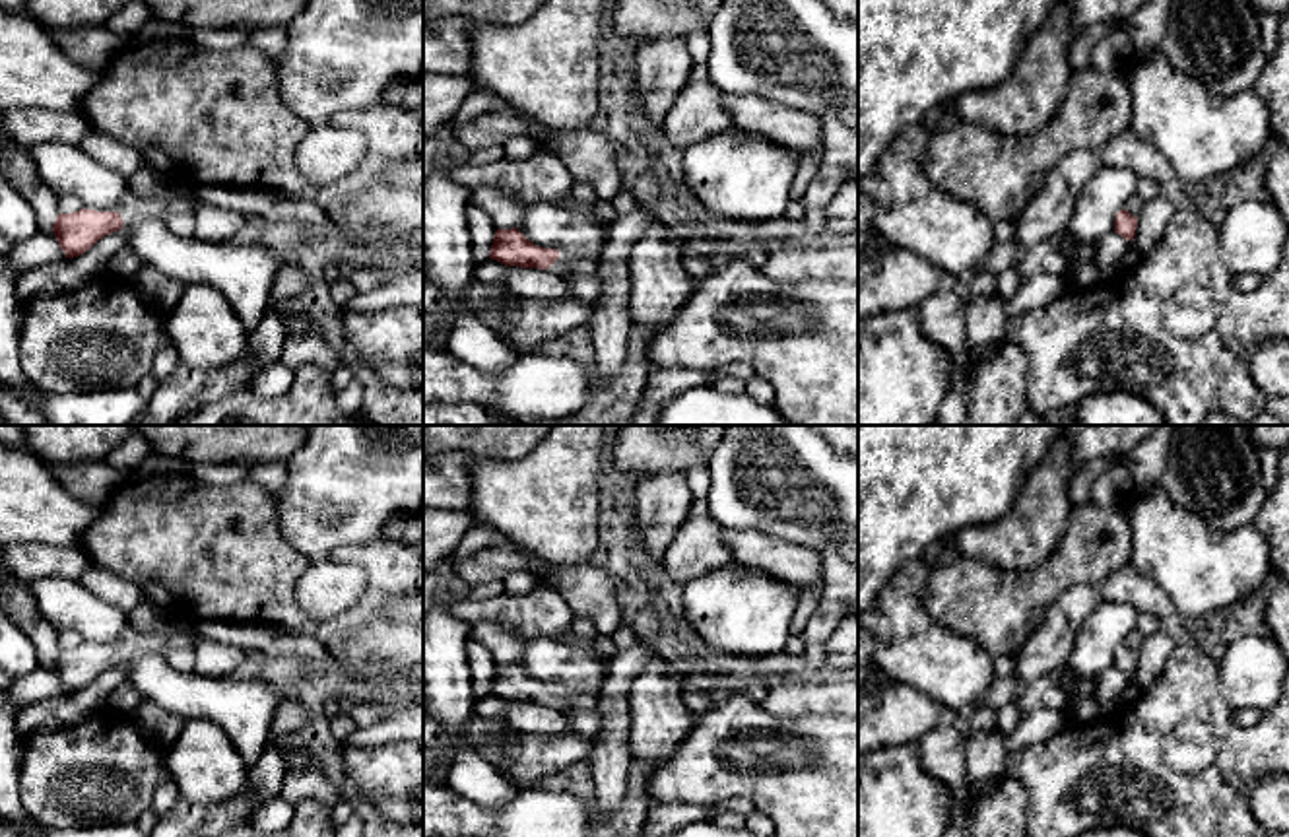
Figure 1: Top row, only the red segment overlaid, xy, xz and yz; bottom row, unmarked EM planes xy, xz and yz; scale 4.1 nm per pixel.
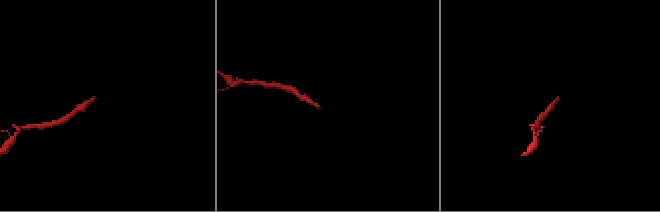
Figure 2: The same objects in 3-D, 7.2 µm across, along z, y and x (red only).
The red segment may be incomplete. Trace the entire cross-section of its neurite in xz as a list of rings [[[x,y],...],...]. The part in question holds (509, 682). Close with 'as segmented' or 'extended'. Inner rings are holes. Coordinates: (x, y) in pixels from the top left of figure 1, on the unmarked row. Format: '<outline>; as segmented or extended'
[[[516,662],[495,666],[489,693],[505,701],[549,705],[561,713],[573,709],[596,713],[598,709],[598,693],[538,682],[528,676]]]; extended

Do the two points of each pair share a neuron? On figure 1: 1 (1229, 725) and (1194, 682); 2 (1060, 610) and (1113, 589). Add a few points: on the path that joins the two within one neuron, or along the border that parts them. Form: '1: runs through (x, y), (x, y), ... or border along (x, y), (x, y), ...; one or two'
1: runs through (1220, 715), (1196, 692); one
2: border along (1097, 587), (1101, 601); two

